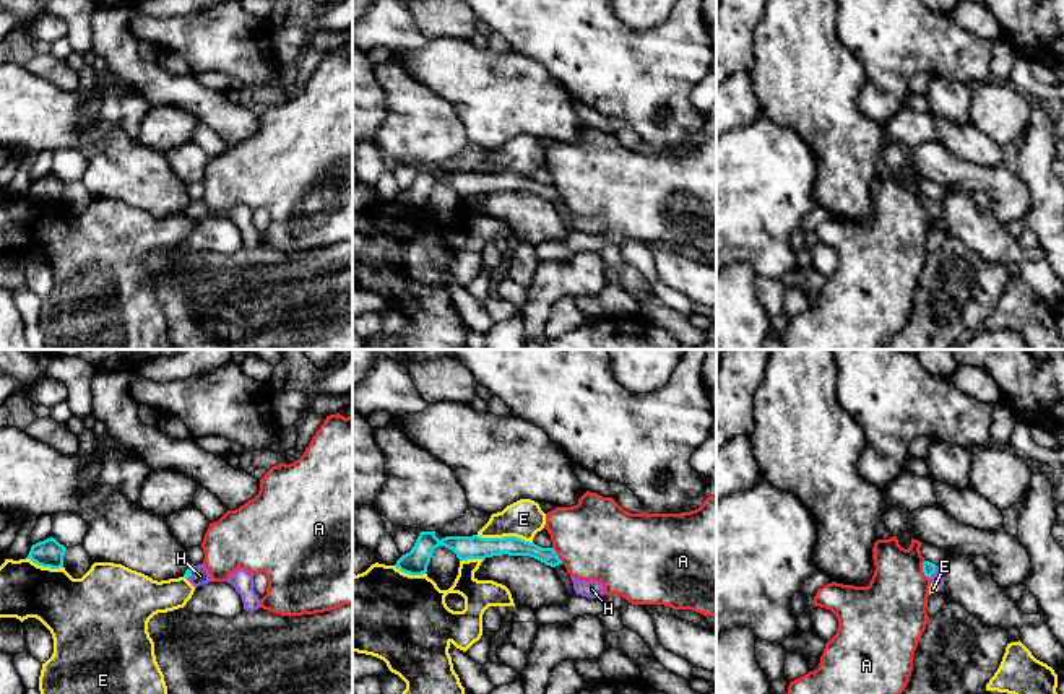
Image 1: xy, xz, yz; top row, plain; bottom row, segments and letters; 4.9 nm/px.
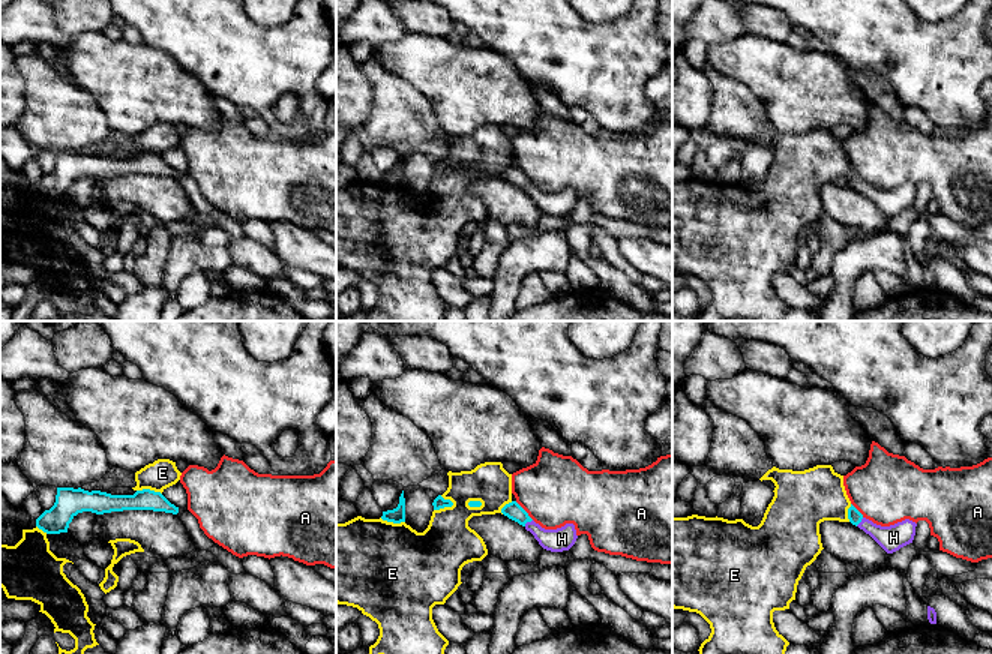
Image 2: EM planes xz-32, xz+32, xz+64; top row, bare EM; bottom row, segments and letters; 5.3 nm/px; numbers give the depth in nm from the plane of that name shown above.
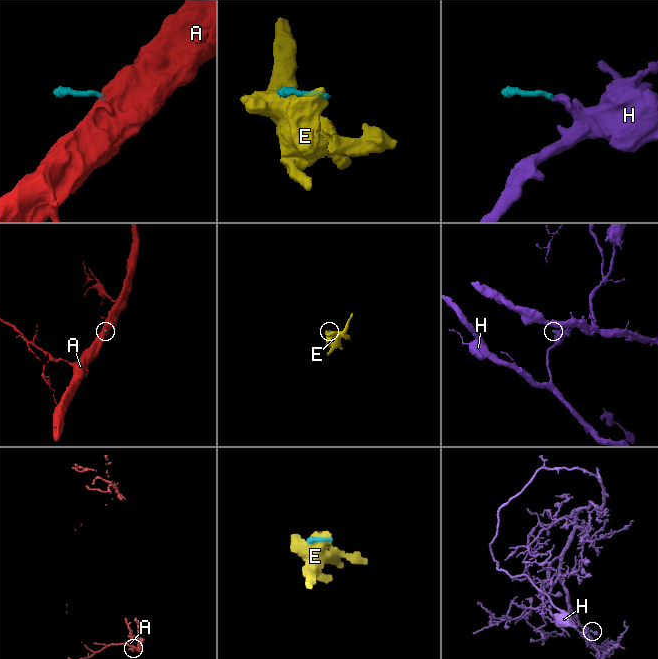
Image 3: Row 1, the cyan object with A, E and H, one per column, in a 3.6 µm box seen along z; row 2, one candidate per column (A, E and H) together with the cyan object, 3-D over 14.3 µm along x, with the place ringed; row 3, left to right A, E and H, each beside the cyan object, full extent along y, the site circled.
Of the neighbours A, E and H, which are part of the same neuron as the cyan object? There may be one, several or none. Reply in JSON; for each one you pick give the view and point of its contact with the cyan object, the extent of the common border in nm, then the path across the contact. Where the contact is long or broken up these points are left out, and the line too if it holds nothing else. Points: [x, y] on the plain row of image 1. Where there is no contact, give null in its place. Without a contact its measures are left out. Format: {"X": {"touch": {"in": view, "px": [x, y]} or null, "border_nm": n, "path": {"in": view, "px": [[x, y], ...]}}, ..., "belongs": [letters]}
{"H": {"touch": {"in": "yz", "px": [934, 207]}, "border_nm": 70, "path": {"in": "yz", "px": [[928, 203], [934, 207], [936, 215]]}}, "belongs": ["H"]}

